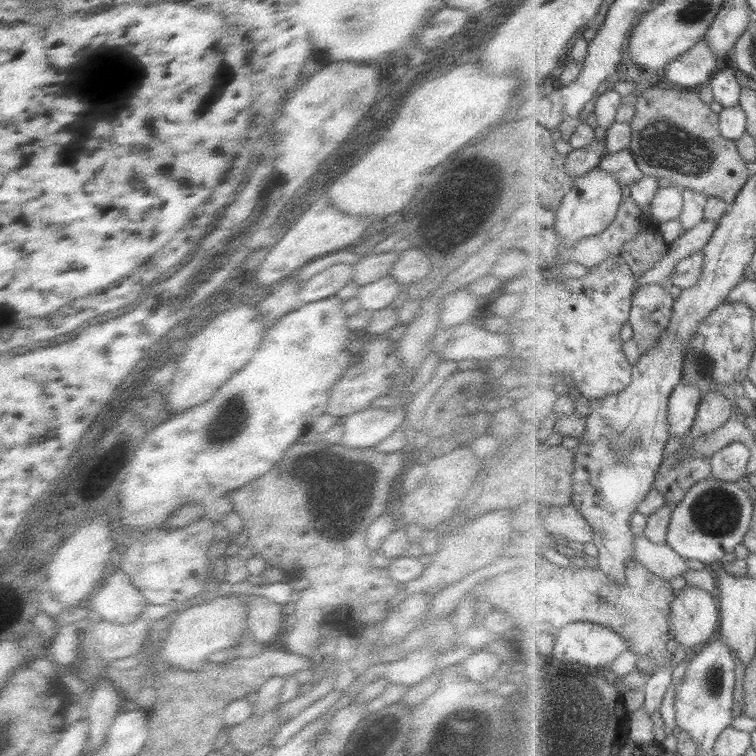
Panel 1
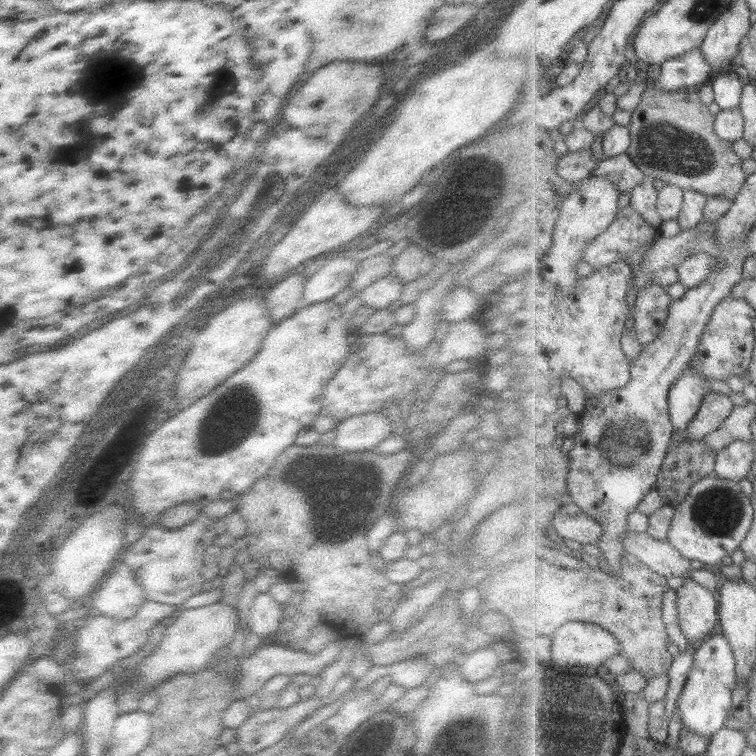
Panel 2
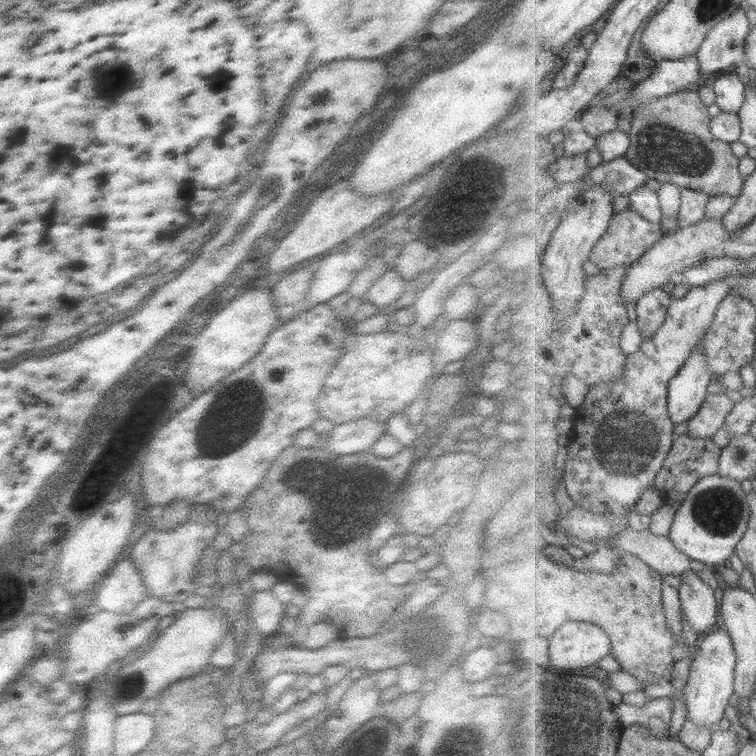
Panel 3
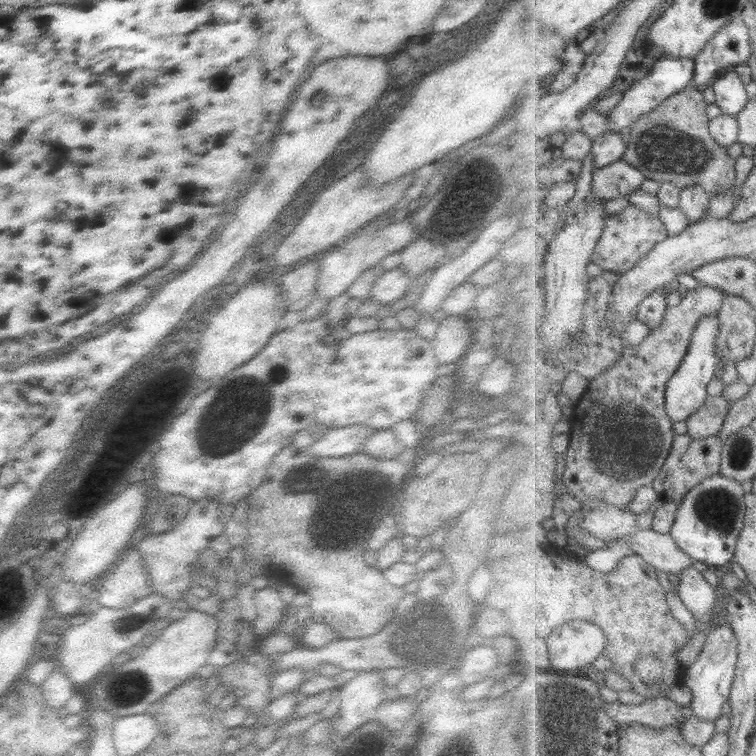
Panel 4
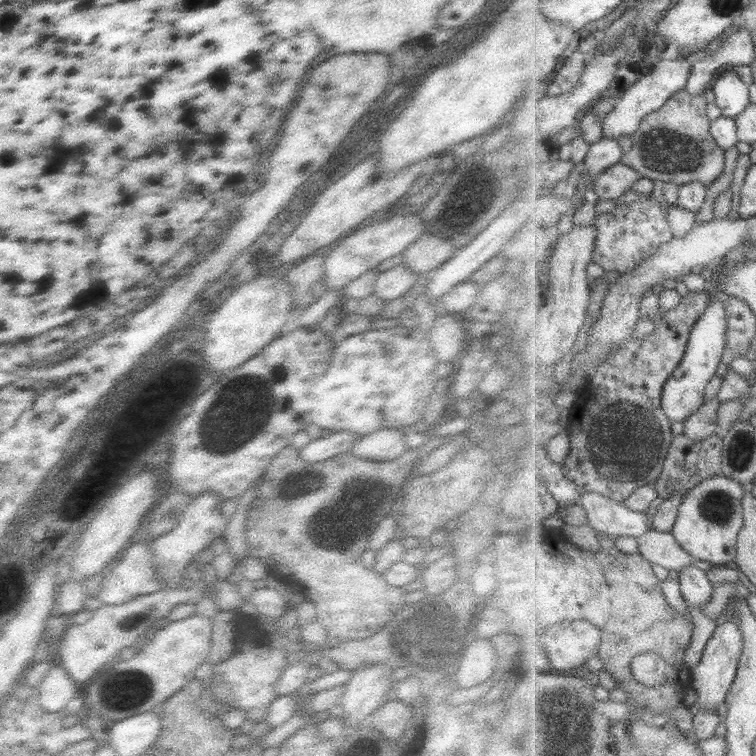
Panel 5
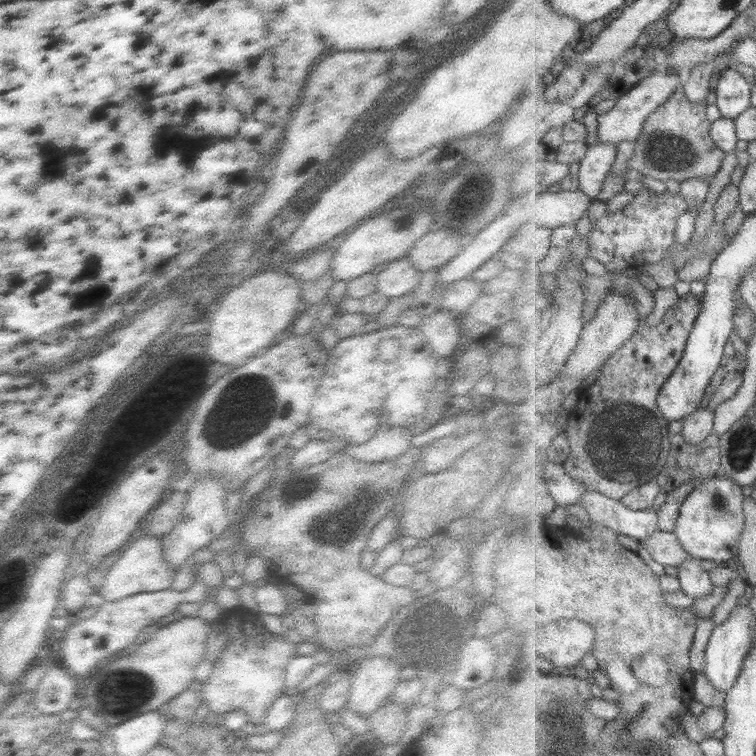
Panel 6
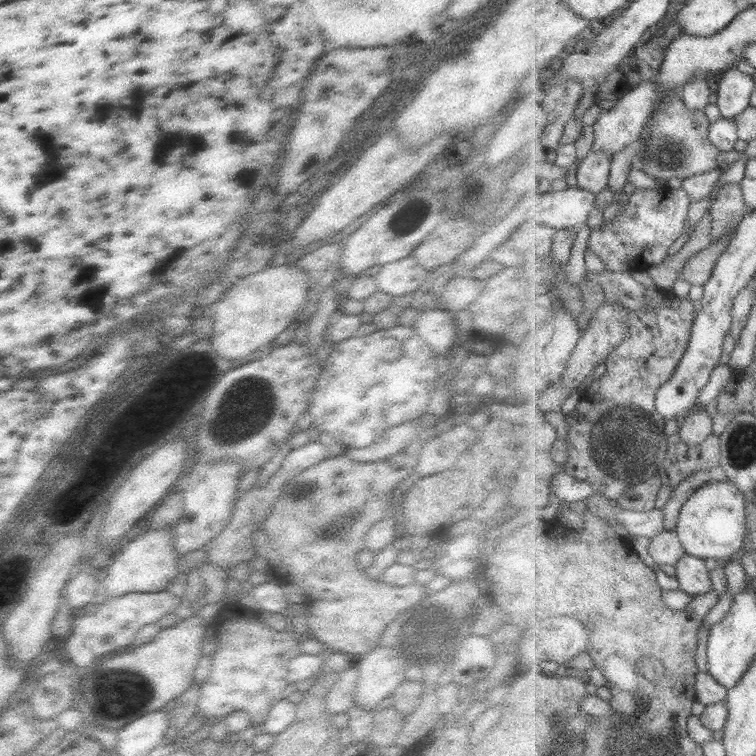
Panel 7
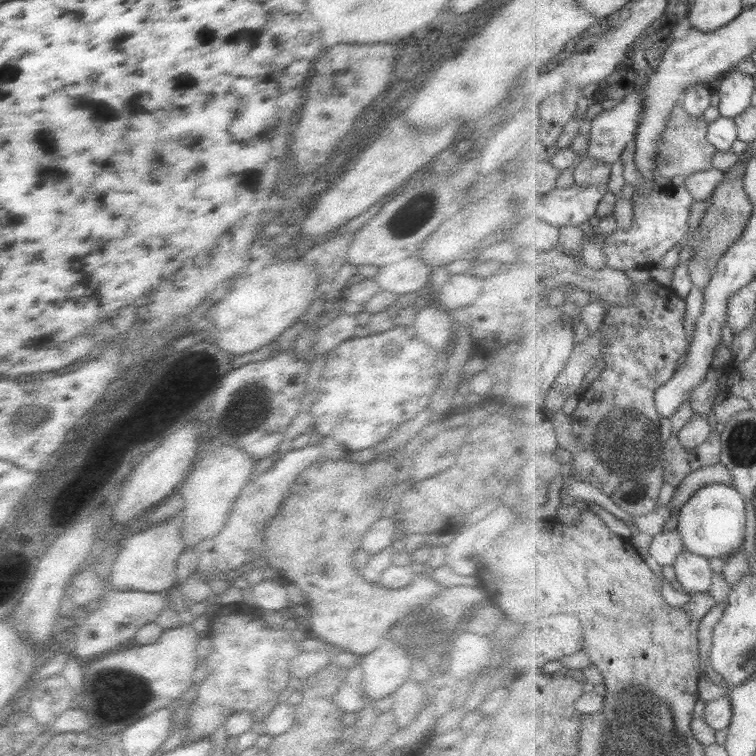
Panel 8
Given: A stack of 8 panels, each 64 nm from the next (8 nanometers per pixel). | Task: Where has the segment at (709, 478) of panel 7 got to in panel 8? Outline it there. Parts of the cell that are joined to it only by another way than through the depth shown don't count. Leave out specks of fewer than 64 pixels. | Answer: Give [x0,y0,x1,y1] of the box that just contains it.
[670,463,733,511]

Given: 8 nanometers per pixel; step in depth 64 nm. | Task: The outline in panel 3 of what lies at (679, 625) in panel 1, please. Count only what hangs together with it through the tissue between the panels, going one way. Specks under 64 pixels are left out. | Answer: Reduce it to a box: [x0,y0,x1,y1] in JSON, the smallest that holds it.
[678,570,720,637]

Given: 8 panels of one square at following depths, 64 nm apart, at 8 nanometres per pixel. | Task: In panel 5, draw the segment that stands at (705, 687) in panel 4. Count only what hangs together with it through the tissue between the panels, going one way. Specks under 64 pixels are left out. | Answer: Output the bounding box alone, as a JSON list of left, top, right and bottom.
[692,617,746,712]

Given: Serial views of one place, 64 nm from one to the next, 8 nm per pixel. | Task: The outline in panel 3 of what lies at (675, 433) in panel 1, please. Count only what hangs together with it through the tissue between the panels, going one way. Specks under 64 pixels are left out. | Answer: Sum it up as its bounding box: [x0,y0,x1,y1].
[669,338,712,424]

